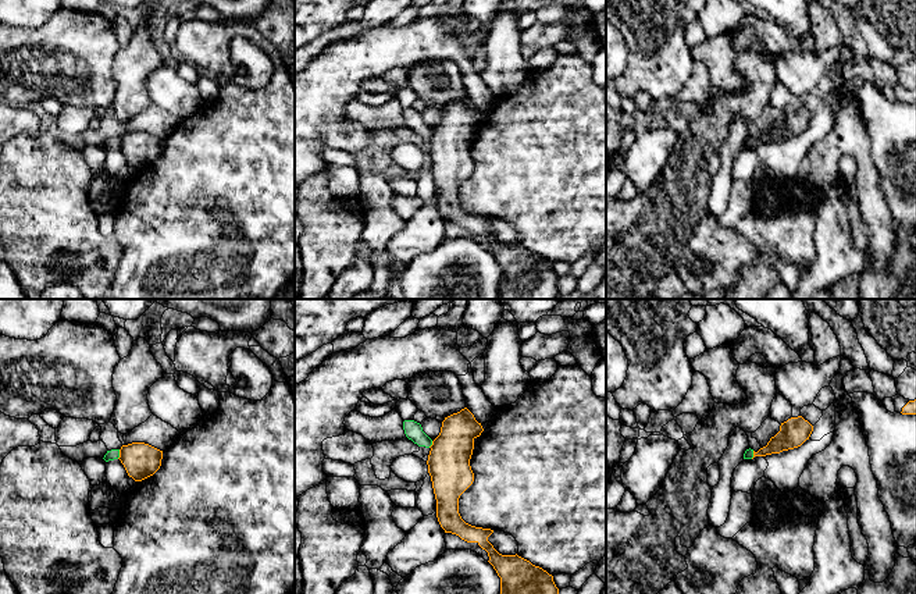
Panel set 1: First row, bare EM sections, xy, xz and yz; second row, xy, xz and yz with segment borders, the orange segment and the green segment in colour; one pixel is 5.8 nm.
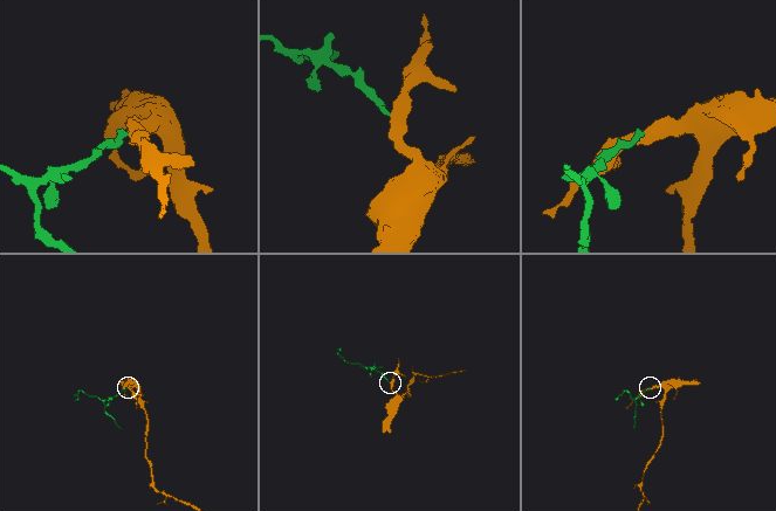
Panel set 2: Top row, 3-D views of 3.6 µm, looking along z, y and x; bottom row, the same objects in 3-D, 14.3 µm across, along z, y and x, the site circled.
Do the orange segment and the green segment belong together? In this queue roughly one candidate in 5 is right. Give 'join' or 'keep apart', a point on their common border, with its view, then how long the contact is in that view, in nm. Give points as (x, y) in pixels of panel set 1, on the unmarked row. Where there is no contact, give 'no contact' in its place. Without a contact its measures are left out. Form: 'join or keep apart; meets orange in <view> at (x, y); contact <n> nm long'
keep apart; meets orange in xy at (120, 142); contact 60 nm long

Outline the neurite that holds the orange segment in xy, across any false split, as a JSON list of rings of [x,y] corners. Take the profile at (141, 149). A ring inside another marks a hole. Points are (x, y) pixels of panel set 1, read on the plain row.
[[[132,131],[121,135],[118,147],[129,166],[142,170],[160,157],[163,139],[145,131]]]

